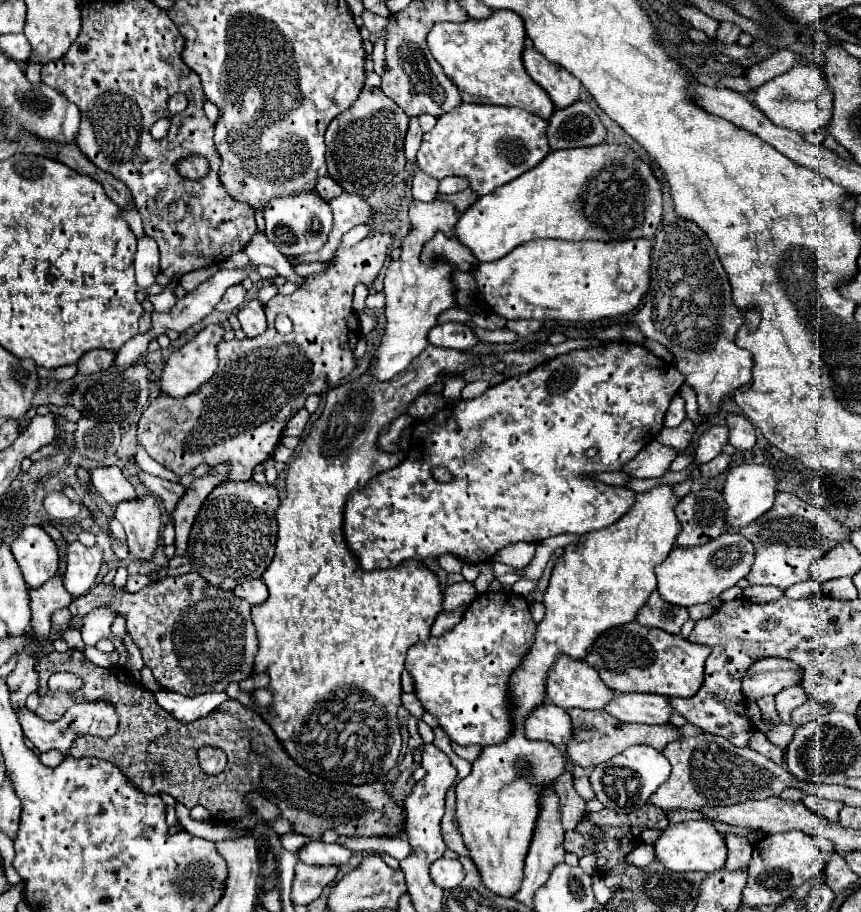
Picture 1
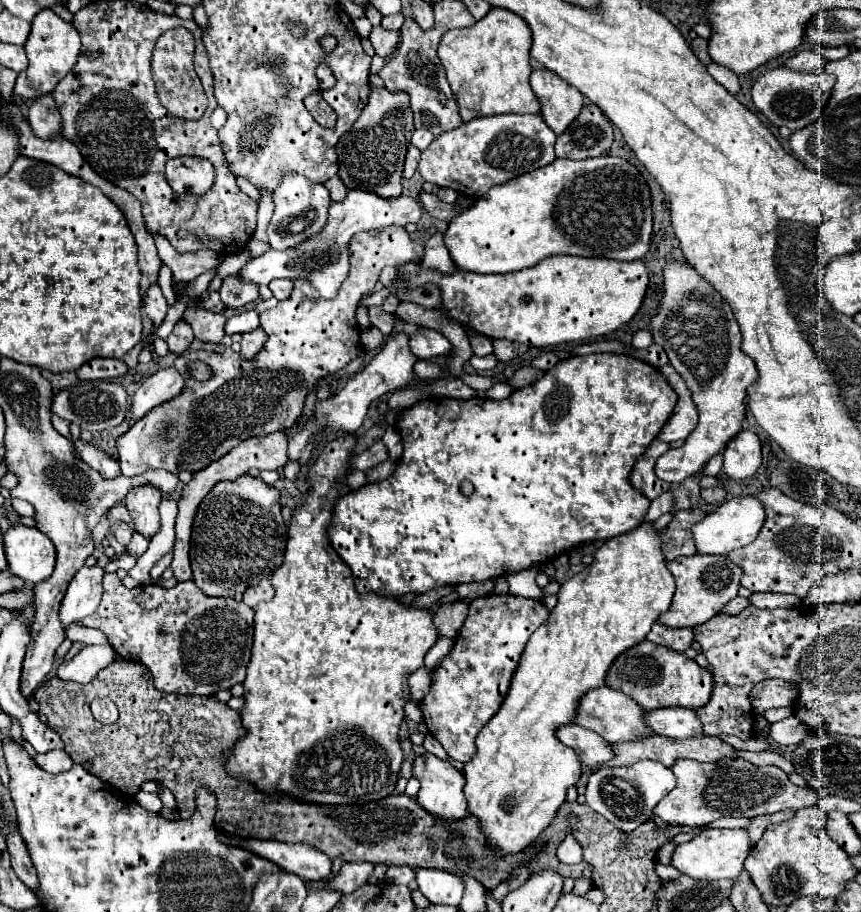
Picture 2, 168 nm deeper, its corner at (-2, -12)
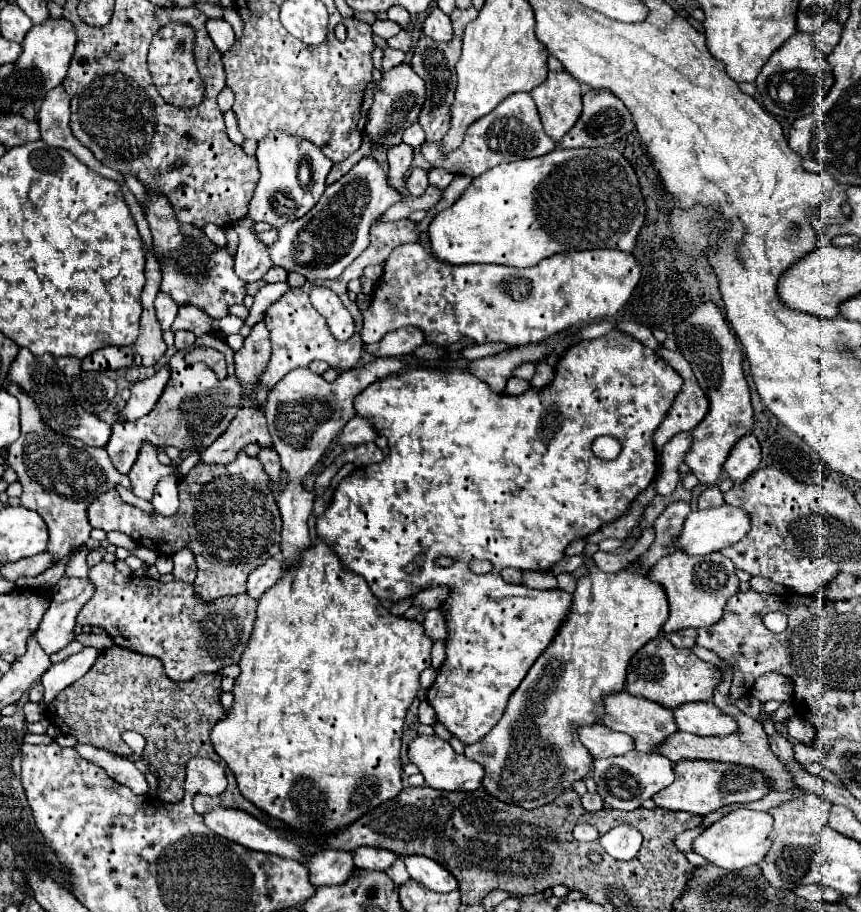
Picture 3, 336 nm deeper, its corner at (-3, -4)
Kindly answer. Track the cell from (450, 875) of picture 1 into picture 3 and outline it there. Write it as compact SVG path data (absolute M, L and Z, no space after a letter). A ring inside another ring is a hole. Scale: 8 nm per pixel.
M404 857L406 869L410 873L412 879L416 879L418 883L426 885L432 891L440 891L440 893L448 893L458 889L456 879L436 861L432 861L430 857Z

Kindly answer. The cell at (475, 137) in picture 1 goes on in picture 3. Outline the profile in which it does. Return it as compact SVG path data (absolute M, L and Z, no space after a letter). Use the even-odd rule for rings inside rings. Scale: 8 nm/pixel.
M512 93L492 113L474 121L468 127L460 149L448 153L446 157L444 157L444 153L440 153L438 143L422 145L422 153L432 167L444 167L452 173L462 173L462 175L470 175L470 177L478 177L486 169L492 169L500 163L528 159L528 157L540 157L554 149L556 149L556 143L552 143L552 139L544 133L530 93Z

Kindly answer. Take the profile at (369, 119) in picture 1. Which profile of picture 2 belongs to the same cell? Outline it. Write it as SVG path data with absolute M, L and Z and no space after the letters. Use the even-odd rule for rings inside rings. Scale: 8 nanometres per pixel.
M373 89L363 113L337 143L337 175L345 187L371 191L383 199L399 197L403 191L403 161L413 131L413 113L407 103L407 95L389 93L387 89Z

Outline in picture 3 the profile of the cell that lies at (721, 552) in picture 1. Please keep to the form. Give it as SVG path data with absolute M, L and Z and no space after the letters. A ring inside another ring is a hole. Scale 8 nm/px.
M672 553L662 557L648 573L650 581L656 581L664 587L670 619L664 623L664 631L680 631L686 627L710 627L720 621L724 605L732 593L738 591L738 577L734 573L732 561L720 553L710 553L708 557L684 557L684 553Z

